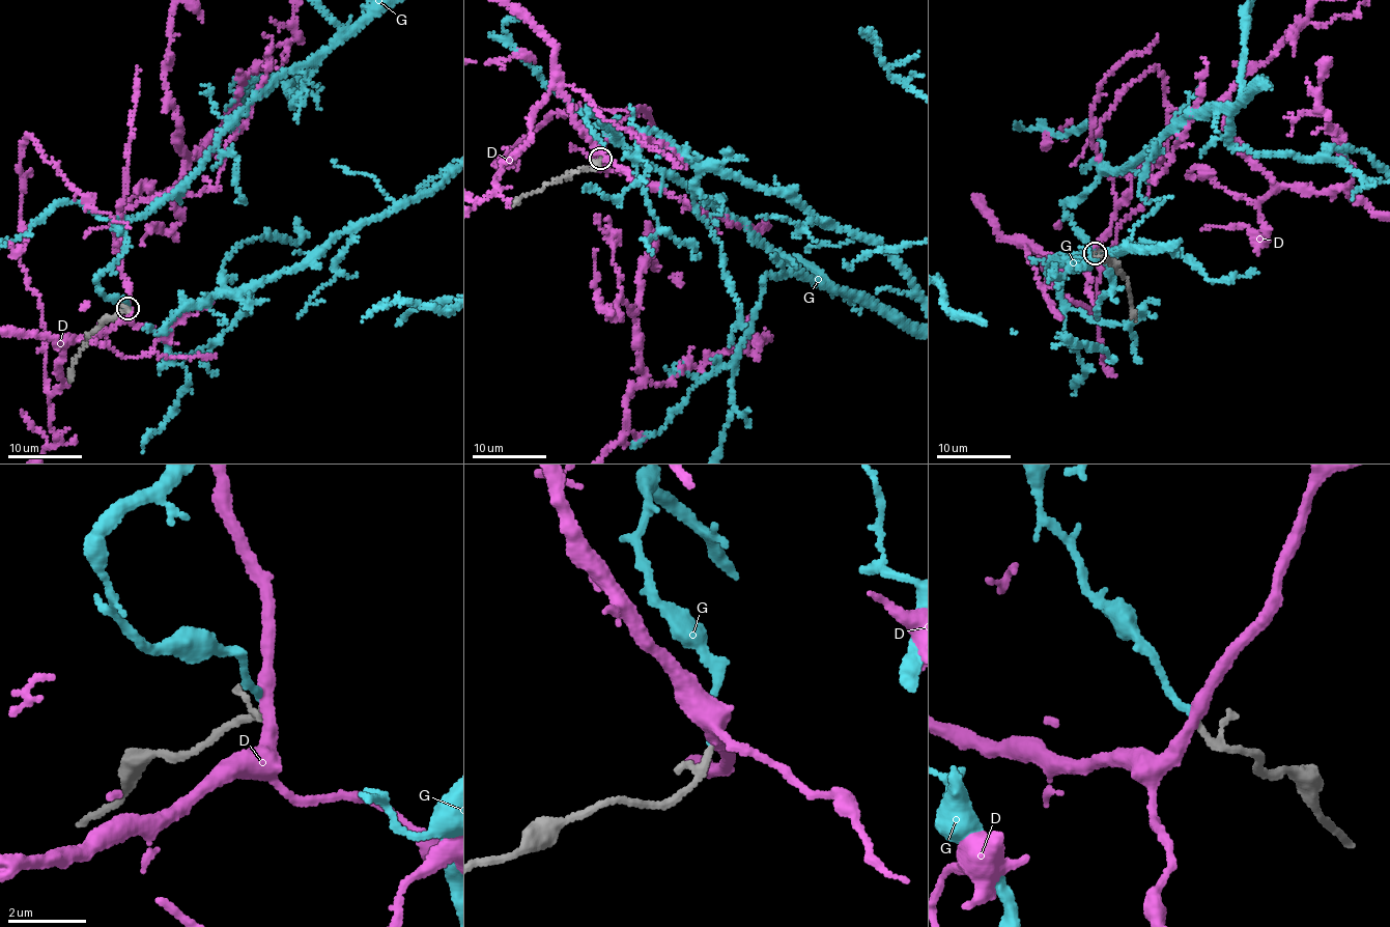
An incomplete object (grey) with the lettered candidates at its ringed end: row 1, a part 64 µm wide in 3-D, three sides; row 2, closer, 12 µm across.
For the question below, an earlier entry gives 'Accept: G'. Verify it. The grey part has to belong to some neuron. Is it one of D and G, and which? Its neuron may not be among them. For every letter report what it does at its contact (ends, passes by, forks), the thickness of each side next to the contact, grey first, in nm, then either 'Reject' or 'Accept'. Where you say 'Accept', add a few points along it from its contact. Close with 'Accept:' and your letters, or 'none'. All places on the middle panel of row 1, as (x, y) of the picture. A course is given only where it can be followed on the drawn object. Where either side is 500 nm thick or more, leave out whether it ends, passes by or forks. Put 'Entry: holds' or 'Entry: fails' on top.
Entry: holds
D: It passes by. Thickness 140 nm (grey) against 340 nm. Reject
G: It ends there. Thickness 140 nm (grey) against 160 nm. Accept
Accept: G

